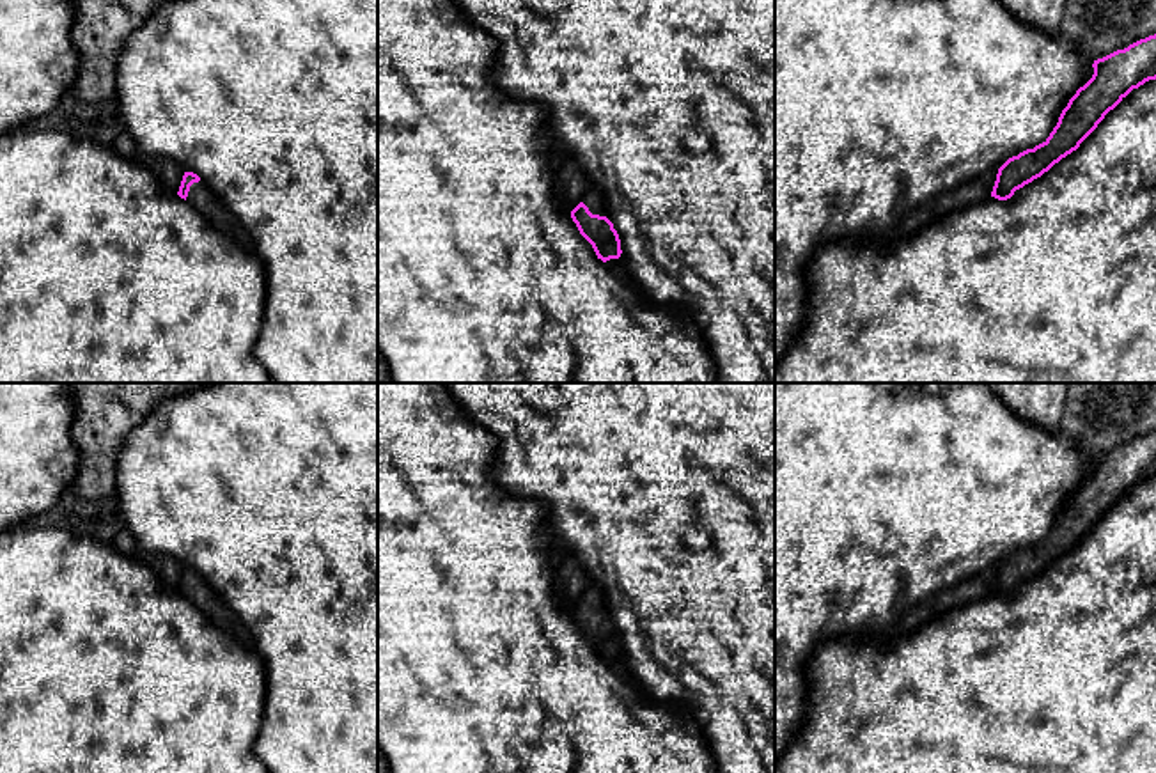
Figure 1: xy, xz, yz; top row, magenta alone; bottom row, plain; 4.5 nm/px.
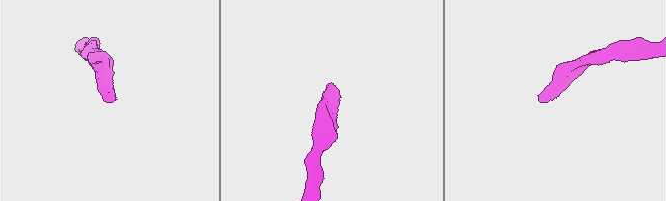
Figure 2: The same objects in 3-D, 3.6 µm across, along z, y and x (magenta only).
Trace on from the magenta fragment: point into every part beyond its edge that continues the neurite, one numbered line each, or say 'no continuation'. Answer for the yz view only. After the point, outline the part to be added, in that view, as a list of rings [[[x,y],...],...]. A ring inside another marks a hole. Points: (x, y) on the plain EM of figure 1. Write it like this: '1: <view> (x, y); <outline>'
no continuation

